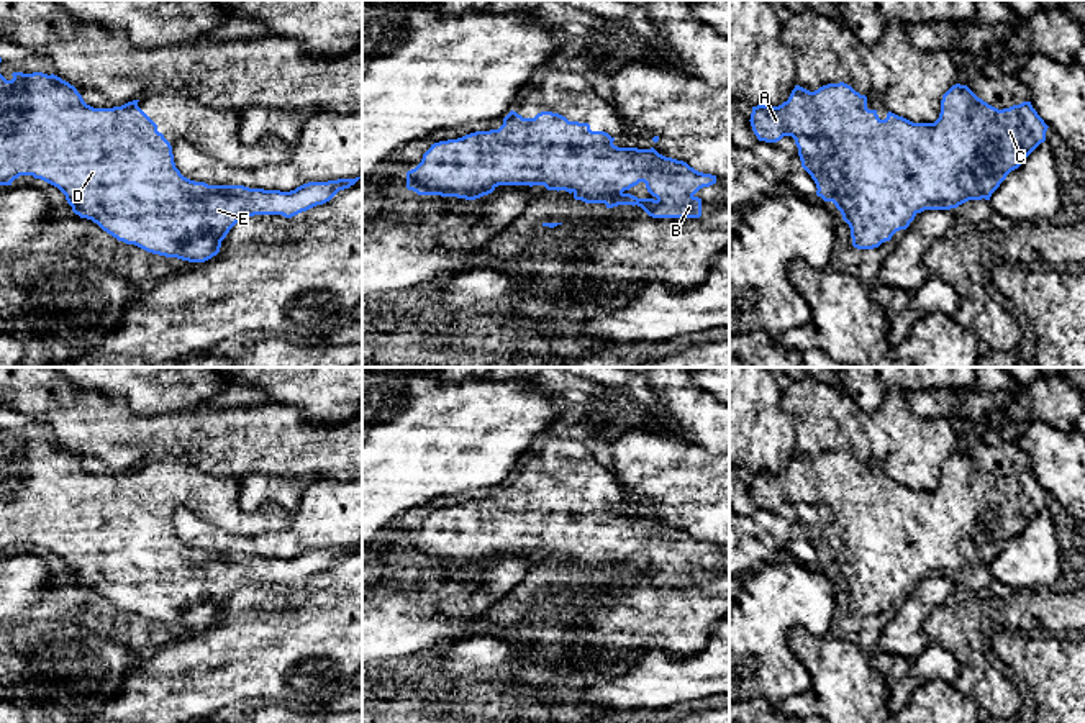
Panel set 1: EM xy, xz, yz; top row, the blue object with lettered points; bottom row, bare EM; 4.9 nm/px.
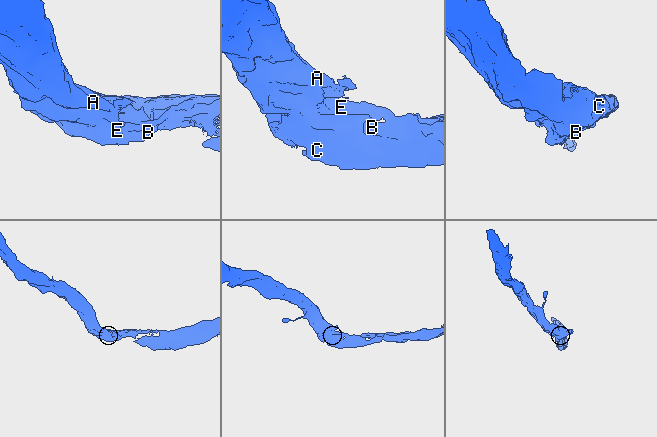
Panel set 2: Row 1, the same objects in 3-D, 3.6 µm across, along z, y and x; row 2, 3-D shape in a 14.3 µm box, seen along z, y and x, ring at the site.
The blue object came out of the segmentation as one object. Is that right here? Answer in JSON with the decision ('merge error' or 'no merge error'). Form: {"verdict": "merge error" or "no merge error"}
{"verdict": "no merge error"}

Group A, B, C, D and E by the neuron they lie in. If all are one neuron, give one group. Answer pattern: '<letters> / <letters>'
A B C D E

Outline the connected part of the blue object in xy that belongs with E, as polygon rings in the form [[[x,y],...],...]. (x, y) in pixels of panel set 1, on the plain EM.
[[[0,441],[0,552],[11,552],[20,543],[41,546],[66,562],[75,582],[152,621],[205,630],[220,620],[221,608],[243,585],[292,585],[329,569],[361,546],[308,549],[290,559],[195,549],[175,534],[170,510],[138,474],[139,467],[93,475],[54,441],[11,443],[7,448]]]

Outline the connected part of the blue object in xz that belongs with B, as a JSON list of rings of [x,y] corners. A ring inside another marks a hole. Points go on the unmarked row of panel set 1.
[[[510,479],[498,497],[475,498],[457,507],[431,512],[421,530],[406,539],[406,556],[418,562],[441,562],[475,567],[498,552],[544,552],[565,557],[585,571],[638,572],[652,585],[700,585],[701,566],[695,561],[716,551],[716,543],[703,541],[683,528],[665,525],[654,515],[618,515],[605,498],[592,498],[588,490],[569,489],[552,479],[523,485]],[[646,551],[651,566],[638,566],[628,557]]]

